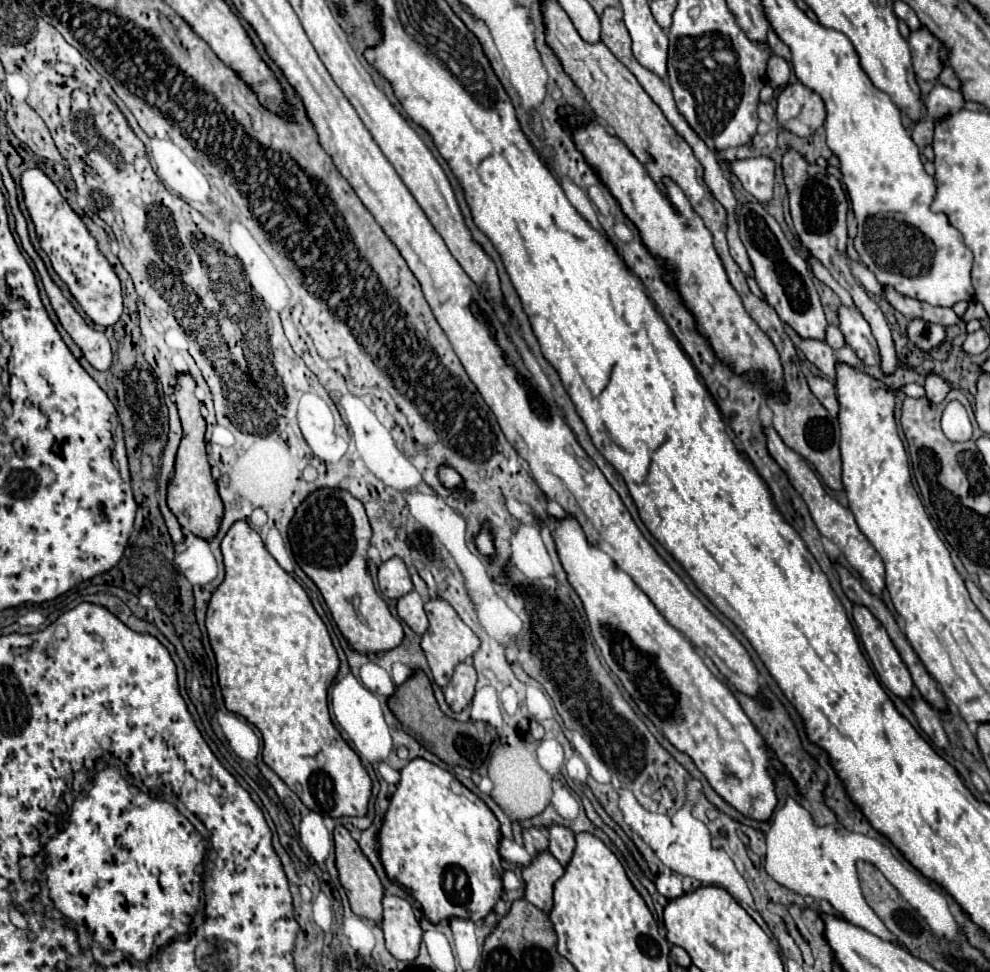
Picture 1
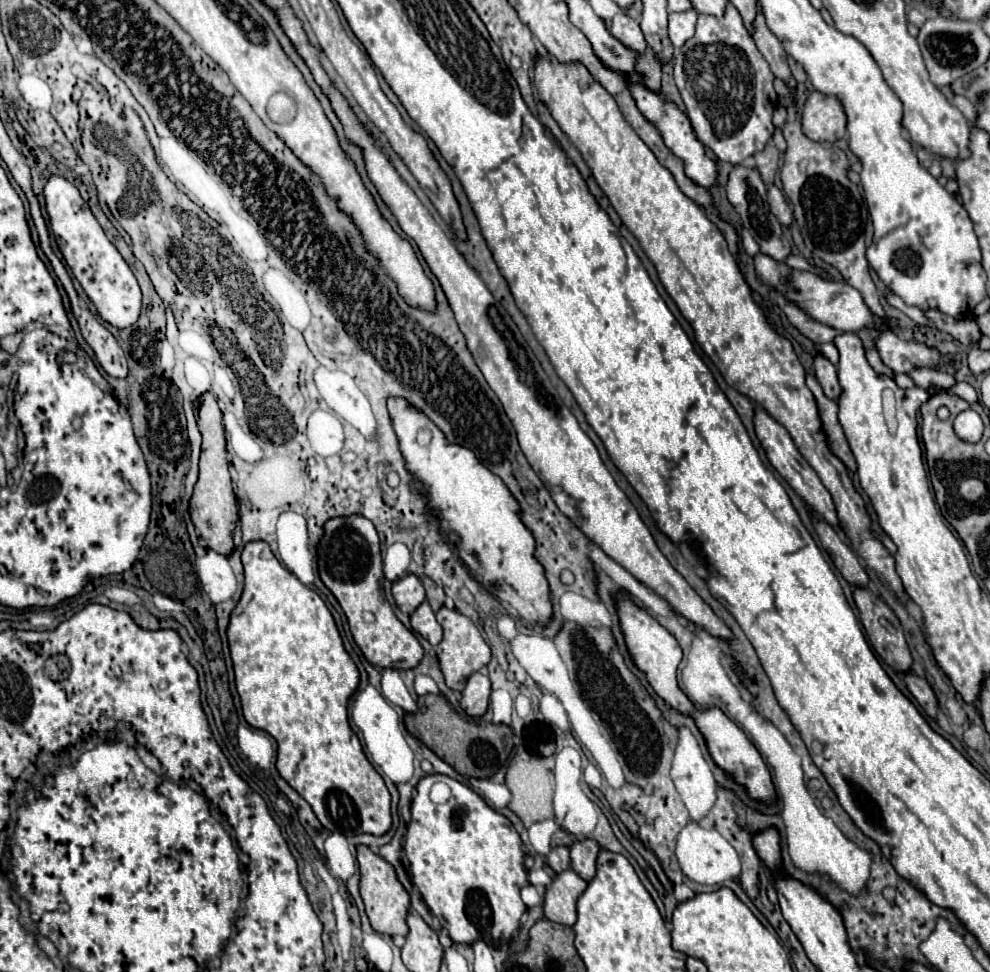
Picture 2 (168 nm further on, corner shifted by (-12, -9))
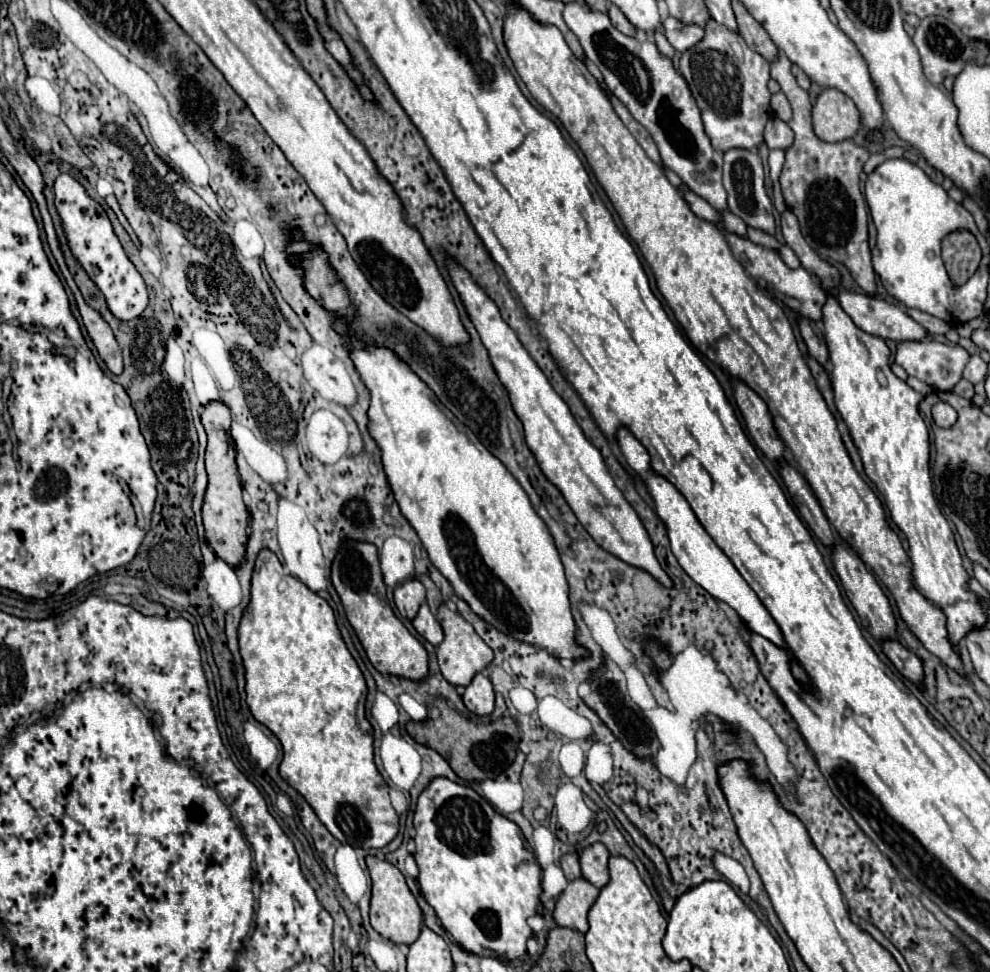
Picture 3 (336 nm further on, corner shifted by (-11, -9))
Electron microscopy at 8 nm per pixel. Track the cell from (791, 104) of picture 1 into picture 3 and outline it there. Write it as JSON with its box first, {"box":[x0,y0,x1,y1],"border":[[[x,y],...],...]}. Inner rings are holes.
{"box":[813,89,861,141],"border":[[[823,89],[813,105],[813,131],[821,141],[851,139],[861,127],[855,103],[837,89]]]}

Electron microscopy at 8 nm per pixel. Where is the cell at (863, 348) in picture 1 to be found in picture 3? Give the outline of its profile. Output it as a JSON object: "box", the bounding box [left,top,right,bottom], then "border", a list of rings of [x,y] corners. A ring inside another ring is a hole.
{"box":[895,339,969,391],"border":[[[921,339],[921,341],[901,341],[895,351],[895,363],[901,365],[911,377],[917,377],[919,381],[925,381],[927,385],[935,385],[941,391],[951,391],[953,385],[961,379],[961,373],[965,369],[965,363],[969,361],[969,353],[951,343],[939,343],[933,339]]]}

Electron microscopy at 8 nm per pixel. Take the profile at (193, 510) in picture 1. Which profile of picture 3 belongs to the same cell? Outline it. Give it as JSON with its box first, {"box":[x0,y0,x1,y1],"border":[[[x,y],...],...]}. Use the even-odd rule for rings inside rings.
{"box":[201,401,249,567],"border":[[[211,401],[205,405],[201,413],[201,423],[207,431],[207,449],[205,449],[205,467],[209,475],[209,485],[203,497],[201,517],[205,527],[205,539],[215,549],[217,557],[227,561],[231,567],[241,565],[245,555],[245,543],[247,543],[247,525],[249,525],[249,513],[241,497],[241,481],[237,479],[237,465],[235,465],[235,449],[231,445],[229,437],[229,425],[231,415],[229,407],[221,401]]]}

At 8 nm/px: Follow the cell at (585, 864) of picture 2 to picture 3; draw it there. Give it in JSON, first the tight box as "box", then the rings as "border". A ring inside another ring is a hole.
{"box":[579,843,609,889],"border":[[[593,843],[579,853],[581,873],[597,889],[601,889],[609,881],[607,859],[609,859],[609,853],[607,853],[607,847],[603,843]]]}

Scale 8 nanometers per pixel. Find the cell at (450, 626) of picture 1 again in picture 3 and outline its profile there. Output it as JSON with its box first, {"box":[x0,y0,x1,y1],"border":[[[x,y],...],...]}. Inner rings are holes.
{"box":[437,605,493,687],"border":[[[445,605],[439,607],[437,611],[437,621],[443,627],[445,639],[441,645],[437,645],[437,661],[439,661],[439,669],[443,673],[443,677],[451,683],[451,685],[463,685],[467,687],[471,683],[471,679],[475,677],[475,673],[483,671],[491,661],[493,661],[493,651],[491,647],[475,633],[475,629],[471,627],[471,623],[467,623],[459,613],[449,611]]]}

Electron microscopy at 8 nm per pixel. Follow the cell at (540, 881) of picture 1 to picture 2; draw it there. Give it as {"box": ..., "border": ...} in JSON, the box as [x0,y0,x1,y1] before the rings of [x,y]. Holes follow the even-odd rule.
{"box":[544,869,588,925],"border":[[[566,869],[560,875],[556,875],[556,879],[546,889],[546,901],[544,901],[546,919],[560,925],[574,925],[576,901],[586,887],[588,883],[572,869]]]}

